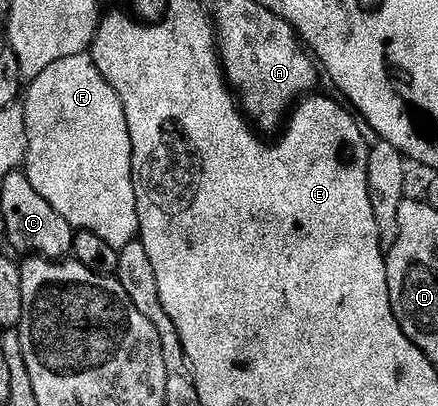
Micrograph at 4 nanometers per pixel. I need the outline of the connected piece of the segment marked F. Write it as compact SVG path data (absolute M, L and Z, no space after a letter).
M89 53L68 56L68 60L56 60L56 64L44 68L40 76L29 79L24 90L26 123L28 124L28 152L24 173L32 180L32 188L68 220L75 231L96 232L100 240L122 250L139 237L136 188L132 168L132 136L128 132L128 120L124 116L124 104L120 96L104 80L100 68Z

